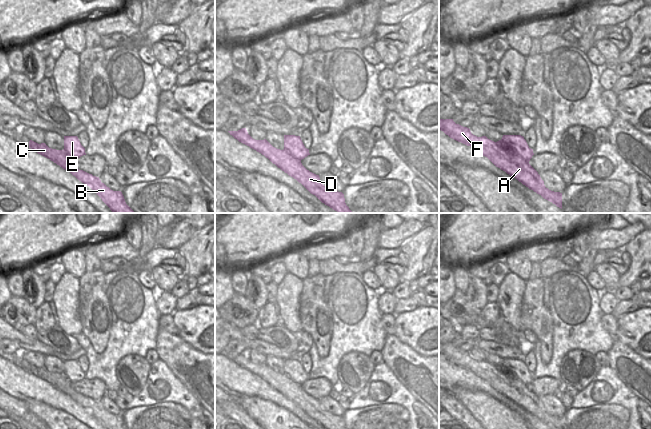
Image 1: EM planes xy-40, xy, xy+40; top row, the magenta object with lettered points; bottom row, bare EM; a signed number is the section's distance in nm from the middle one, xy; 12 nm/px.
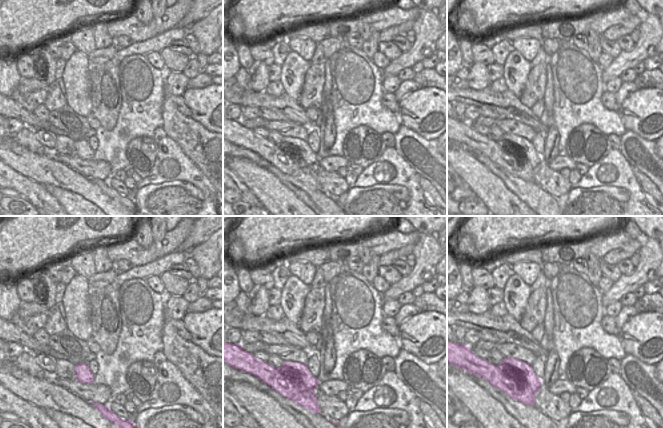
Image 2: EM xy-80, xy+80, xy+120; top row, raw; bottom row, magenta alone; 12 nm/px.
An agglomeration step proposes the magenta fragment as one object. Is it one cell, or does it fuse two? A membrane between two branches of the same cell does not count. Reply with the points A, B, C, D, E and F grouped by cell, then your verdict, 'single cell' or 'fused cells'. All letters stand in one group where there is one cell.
A B C D F / E; fused cells

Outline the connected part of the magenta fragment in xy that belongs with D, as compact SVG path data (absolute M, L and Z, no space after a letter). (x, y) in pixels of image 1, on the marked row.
M246 128L238 131L228 131L239 142L249 146L268 158L282 171L301 183L311 194L315 195L322 203L338 213L353 213L345 203L342 192L333 191L325 187L319 175L307 170L300 160L289 152L273 147L266 139L255 140L247 132Z

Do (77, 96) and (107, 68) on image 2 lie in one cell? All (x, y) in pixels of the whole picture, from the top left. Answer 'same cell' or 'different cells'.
different cells

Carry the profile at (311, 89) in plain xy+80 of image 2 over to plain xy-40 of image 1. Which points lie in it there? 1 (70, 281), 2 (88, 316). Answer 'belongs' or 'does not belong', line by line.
1: does not belong
2: belongs

